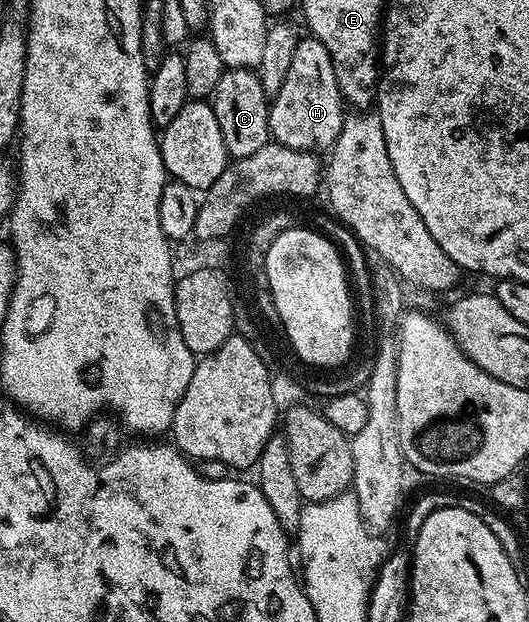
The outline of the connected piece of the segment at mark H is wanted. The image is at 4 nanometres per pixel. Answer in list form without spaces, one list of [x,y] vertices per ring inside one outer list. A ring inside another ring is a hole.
[[[299,37],[288,77],[280,92],[270,102],[270,137],[281,146],[297,150],[326,152],[340,136],[344,117],[342,93],[336,84],[332,56],[319,38]],[[323,150],[323,151],[322,151]]]

